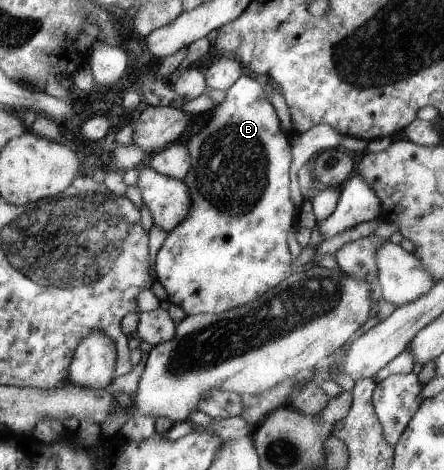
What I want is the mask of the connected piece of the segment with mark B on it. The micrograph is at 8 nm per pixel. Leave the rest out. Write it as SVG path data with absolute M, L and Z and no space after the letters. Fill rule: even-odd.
M244 72L243 75L226 90L224 100L218 104L214 104L214 108L210 110L210 119L206 122L196 134L194 134L185 145L190 154L190 169L184 178L188 190L191 192L192 206L188 216L175 227L168 231L167 237L164 238L158 257L156 258L156 274L160 284L164 286L168 292L168 302L178 304L186 310L186 315L198 315L201 313L219 314L236 307L247 305L248 302L263 297L268 290L274 289L280 285L290 275L290 250L288 250L288 232L294 228L296 222L296 207L290 197L290 167L292 164L292 150L290 150L290 140L284 134L280 120L276 116L276 110L272 108L269 100L266 100L266 92L264 88L254 80L254 76Z

